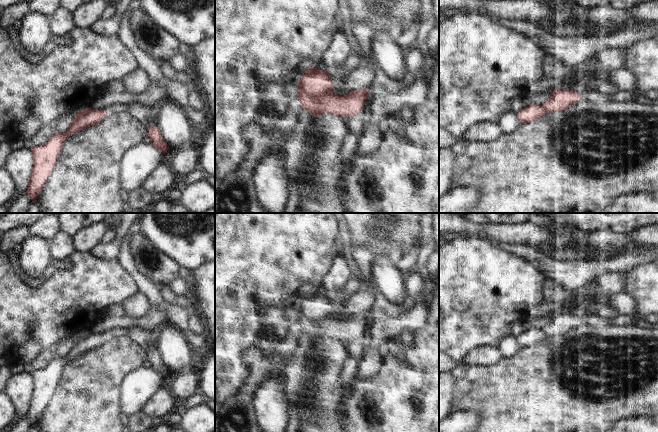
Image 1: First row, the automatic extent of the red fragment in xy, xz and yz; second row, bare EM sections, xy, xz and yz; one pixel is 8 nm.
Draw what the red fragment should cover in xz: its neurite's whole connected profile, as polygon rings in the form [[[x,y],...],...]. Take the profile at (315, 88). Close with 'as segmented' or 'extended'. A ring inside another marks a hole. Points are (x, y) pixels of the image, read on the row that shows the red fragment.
[[[312,66],[298,81],[296,97],[302,103],[302,108],[317,117],[323,113],[348,118],[362,112],[364,103],[369,98],[369,90],[361,89],[345,96],[333,93],[333,82],[330,73]]] | as segmented

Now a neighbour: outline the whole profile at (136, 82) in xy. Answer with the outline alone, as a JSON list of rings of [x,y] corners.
[[[137,68],[130,72],[122,80],[125,92],[140,94],[146,90],[150,83],[150,78],[142,69]]]

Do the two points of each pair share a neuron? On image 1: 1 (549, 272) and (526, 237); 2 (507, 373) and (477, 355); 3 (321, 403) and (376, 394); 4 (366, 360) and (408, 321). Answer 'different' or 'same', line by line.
1: different
2: different
3: different
4: same

